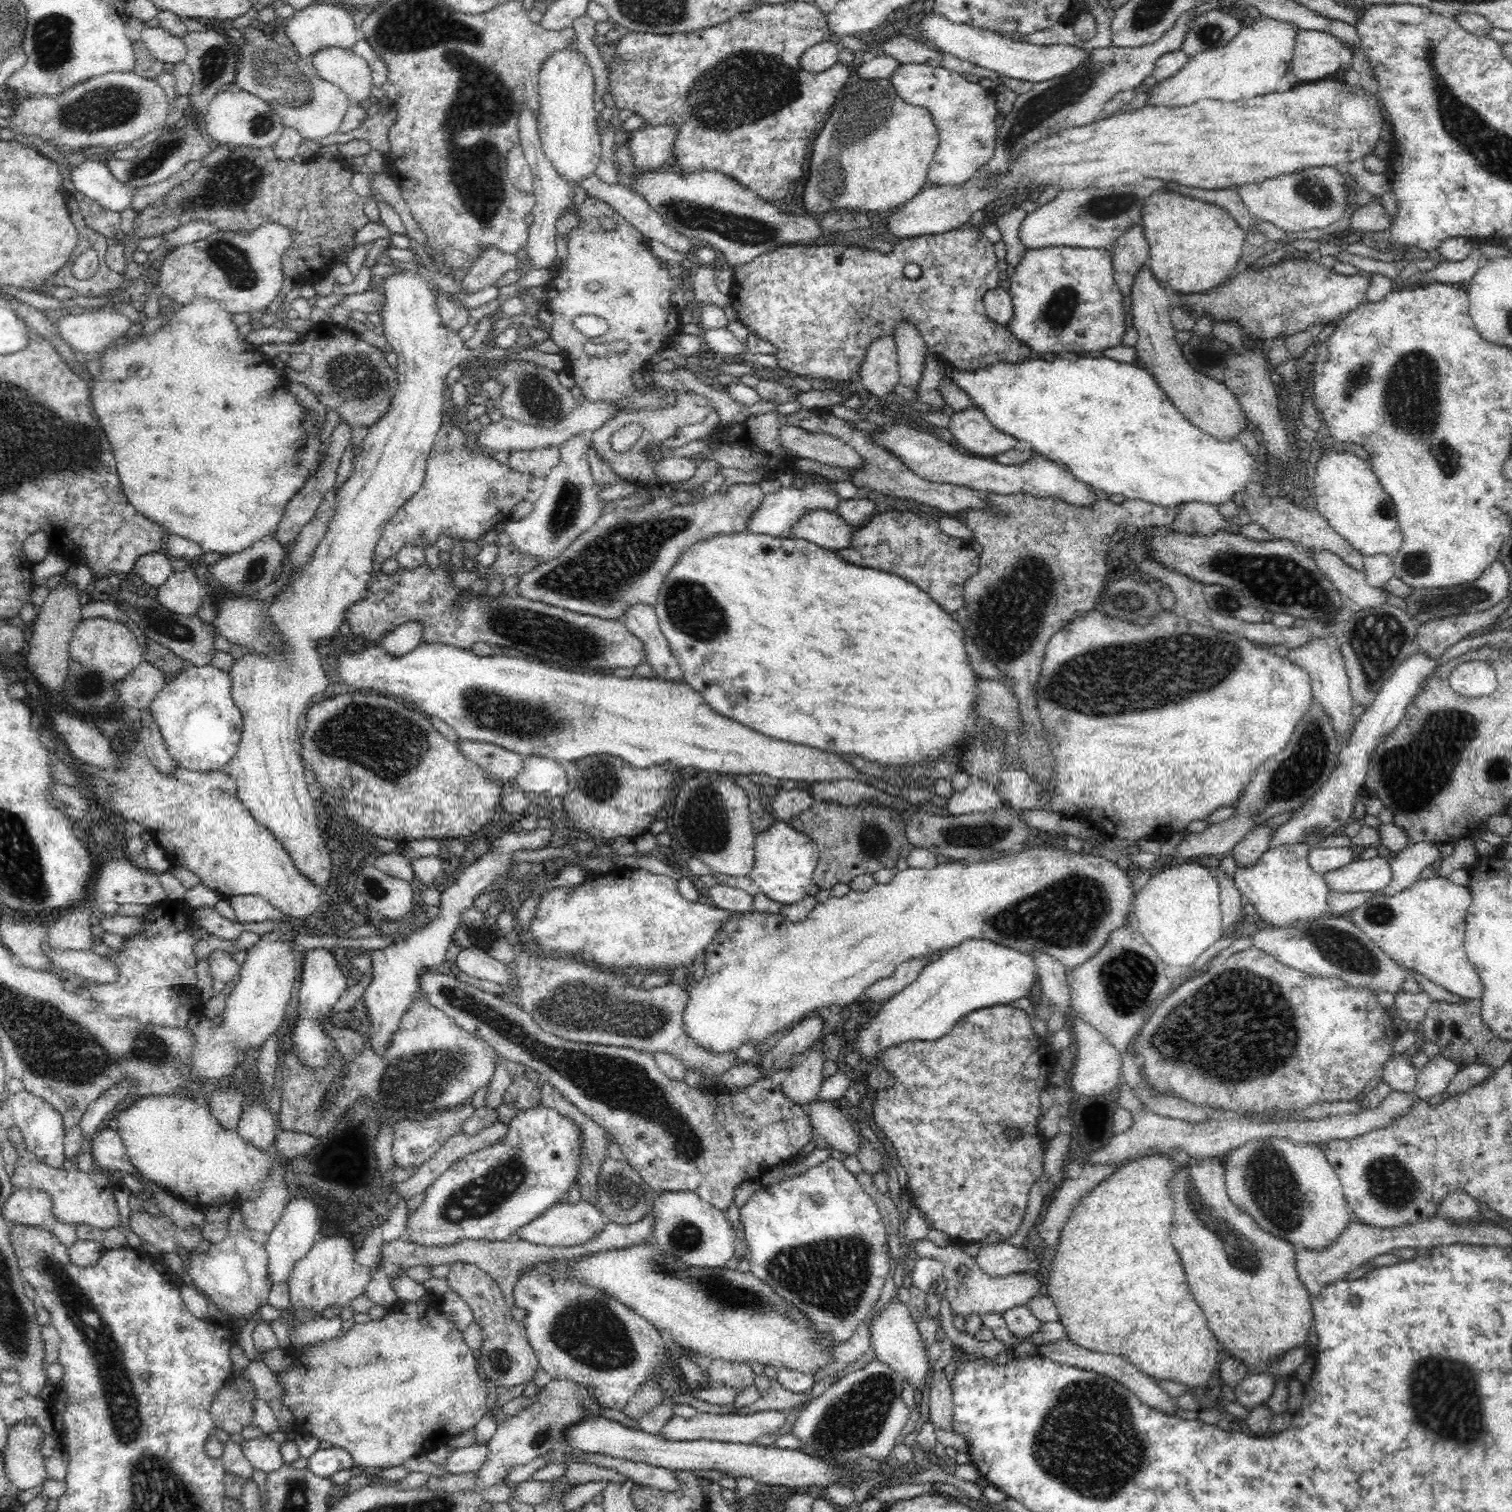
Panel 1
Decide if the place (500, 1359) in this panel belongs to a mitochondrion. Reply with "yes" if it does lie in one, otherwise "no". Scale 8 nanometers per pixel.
yes

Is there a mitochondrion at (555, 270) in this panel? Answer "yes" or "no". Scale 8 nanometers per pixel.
no

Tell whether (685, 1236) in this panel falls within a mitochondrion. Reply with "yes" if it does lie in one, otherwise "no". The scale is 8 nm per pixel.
yes

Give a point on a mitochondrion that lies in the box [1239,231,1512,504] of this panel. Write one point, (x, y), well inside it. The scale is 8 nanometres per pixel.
(1412, 407)

